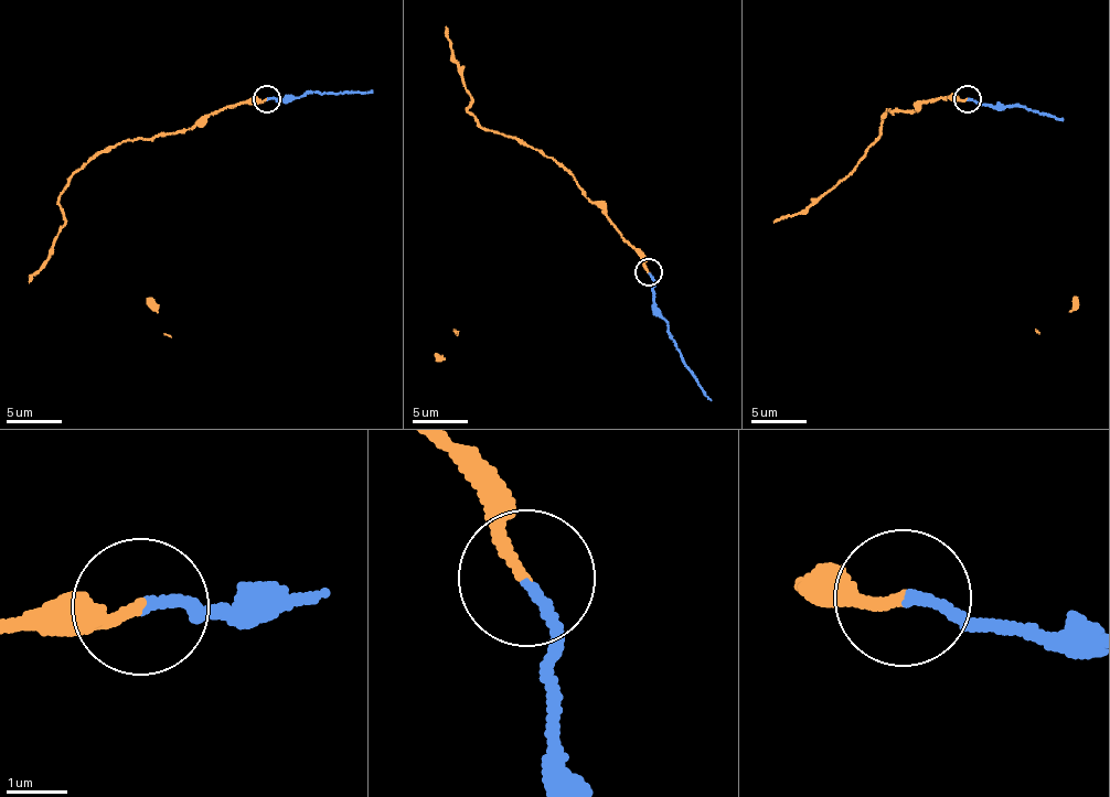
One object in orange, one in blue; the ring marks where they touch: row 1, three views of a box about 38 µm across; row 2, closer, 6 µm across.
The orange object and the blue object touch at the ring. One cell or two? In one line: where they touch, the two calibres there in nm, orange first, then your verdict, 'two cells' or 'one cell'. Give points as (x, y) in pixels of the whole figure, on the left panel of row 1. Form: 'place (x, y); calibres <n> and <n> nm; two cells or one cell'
place (267, 99); calibres 170 and 150 nm; one cell

